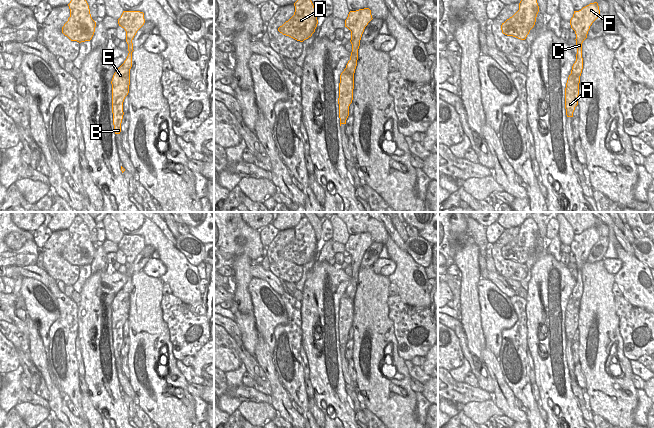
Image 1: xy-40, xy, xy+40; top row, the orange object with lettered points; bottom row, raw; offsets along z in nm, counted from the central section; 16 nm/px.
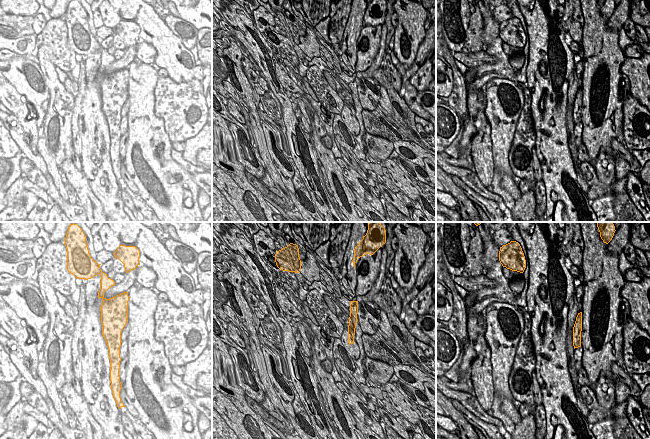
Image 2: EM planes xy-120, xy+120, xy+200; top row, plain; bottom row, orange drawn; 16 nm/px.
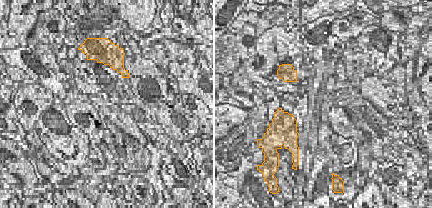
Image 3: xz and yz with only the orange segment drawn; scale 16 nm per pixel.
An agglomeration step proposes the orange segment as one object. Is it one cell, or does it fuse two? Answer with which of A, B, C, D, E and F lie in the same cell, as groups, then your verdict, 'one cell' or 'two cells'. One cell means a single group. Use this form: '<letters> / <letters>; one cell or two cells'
A B D E / C F; two cells

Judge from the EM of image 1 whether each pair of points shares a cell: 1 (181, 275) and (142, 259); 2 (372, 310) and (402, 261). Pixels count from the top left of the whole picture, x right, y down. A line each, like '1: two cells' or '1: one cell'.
1: two cells
2: two cells

